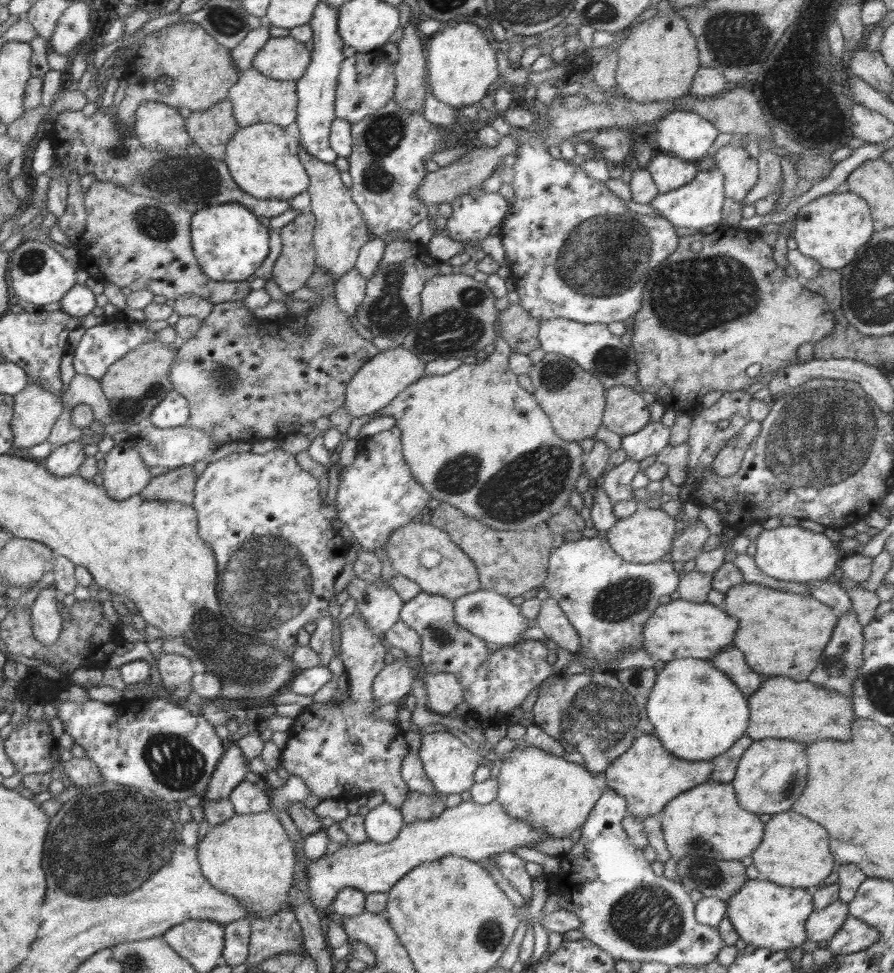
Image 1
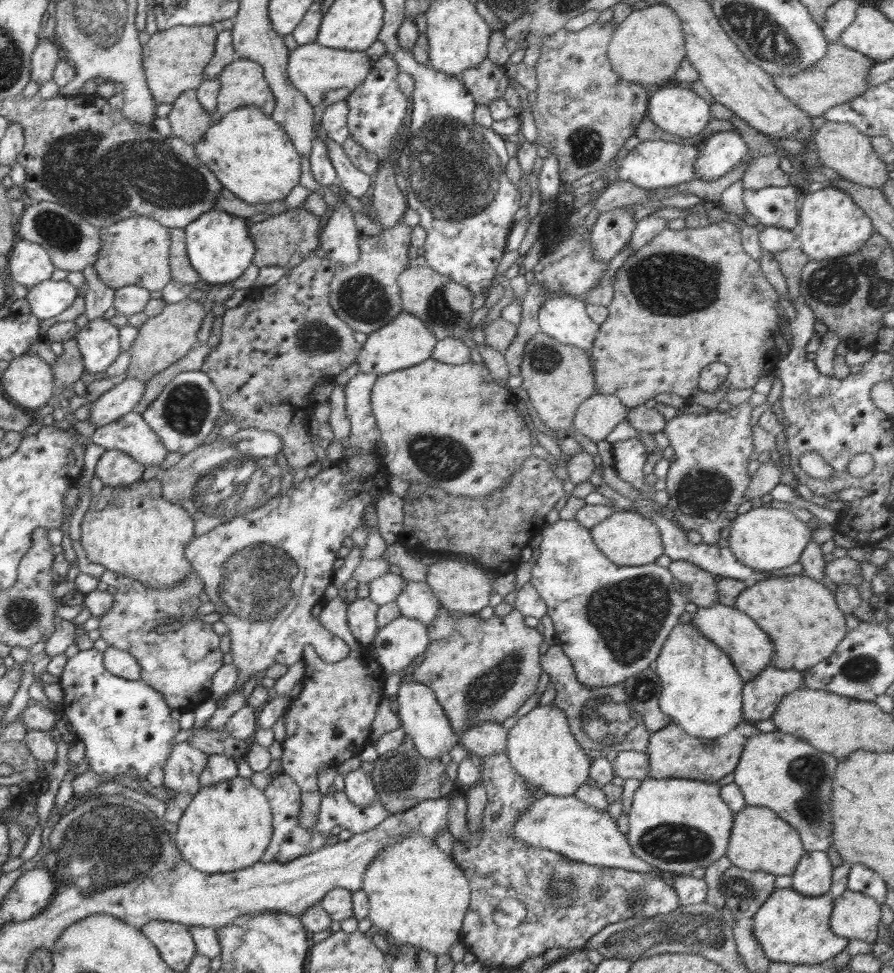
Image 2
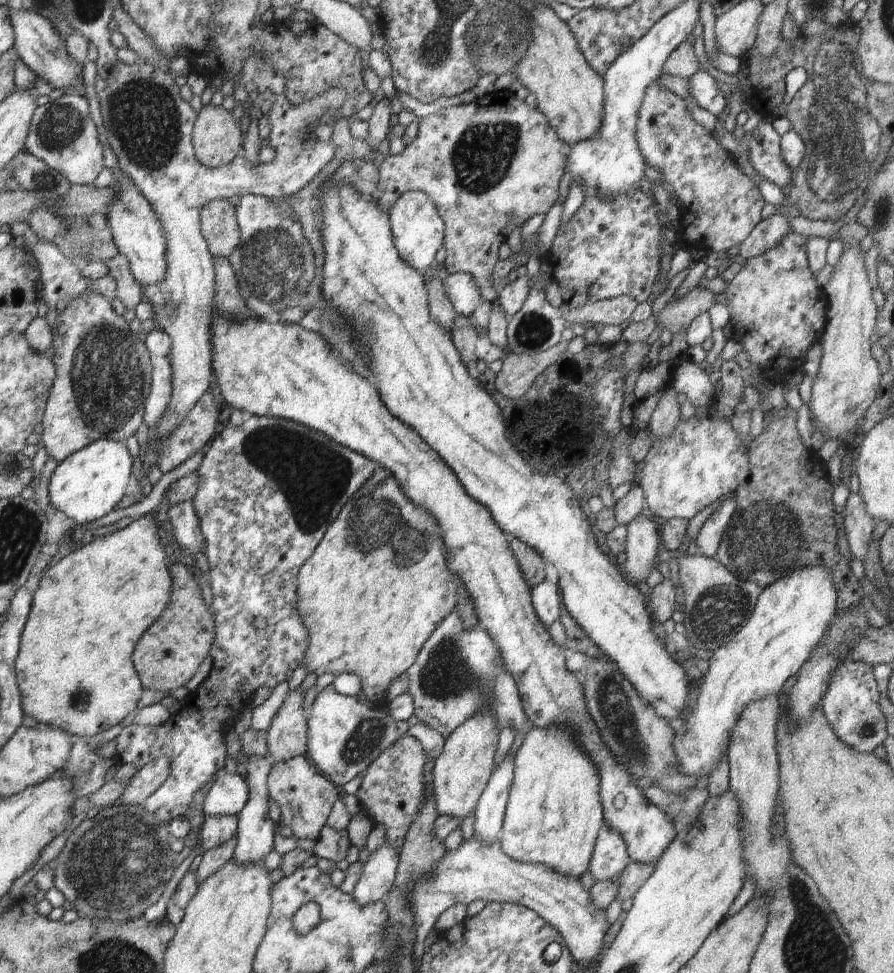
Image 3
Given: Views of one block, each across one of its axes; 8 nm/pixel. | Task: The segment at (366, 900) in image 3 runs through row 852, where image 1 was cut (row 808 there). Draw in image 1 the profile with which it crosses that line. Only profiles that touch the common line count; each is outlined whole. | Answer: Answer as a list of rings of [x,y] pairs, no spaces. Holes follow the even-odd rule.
[[[386,801],[372,807],[364,817],[365,834],[371,841],[382,844],[391,843],[404,824],[400,809]]]

